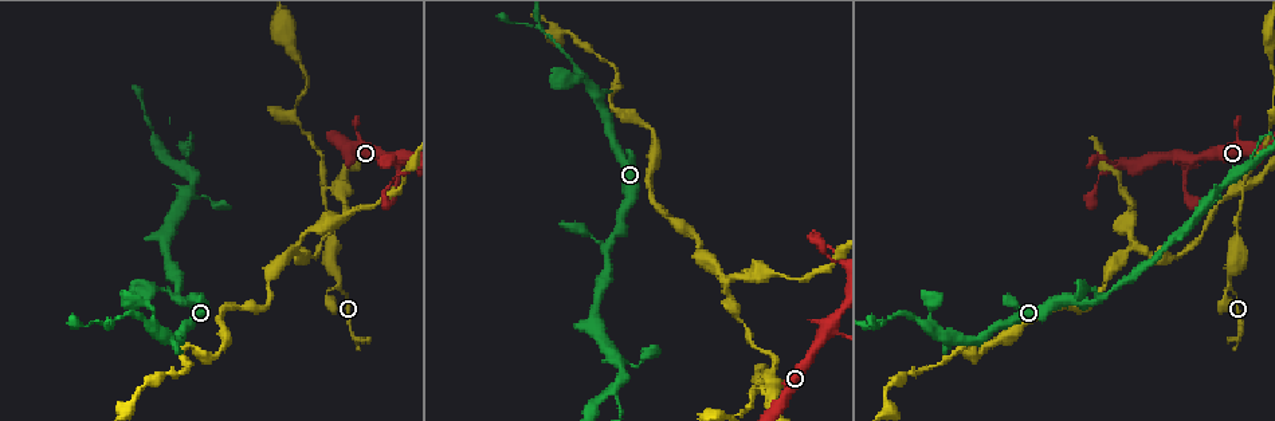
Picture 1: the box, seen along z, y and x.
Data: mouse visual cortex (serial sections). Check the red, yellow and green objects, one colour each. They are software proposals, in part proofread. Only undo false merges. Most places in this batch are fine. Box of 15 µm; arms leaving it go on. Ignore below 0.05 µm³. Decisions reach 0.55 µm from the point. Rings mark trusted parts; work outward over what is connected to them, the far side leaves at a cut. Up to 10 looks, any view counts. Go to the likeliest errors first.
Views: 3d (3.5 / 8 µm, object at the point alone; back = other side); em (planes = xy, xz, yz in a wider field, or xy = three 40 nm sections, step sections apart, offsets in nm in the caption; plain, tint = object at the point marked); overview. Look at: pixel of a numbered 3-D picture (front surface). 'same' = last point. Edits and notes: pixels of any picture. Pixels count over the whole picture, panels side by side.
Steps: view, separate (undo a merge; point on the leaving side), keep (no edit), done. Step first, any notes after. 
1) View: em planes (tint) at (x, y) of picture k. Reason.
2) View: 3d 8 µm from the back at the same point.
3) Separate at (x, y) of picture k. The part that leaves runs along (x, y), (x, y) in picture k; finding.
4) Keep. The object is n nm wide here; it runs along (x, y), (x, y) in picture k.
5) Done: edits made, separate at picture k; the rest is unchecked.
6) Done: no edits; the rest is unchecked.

View: 3d 3.5 µm at (611, 389) of picture 1. Two arms in line, one across.

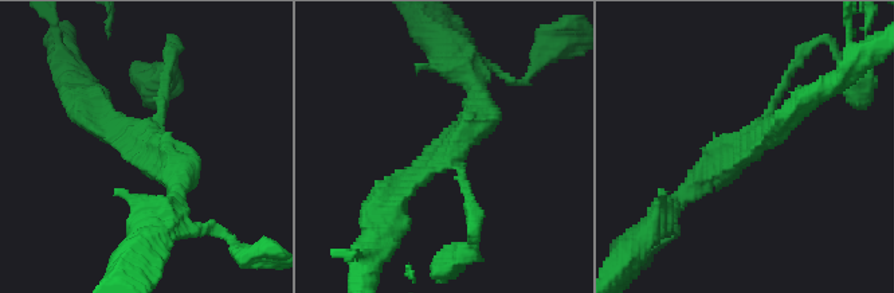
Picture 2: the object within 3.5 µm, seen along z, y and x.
View: em xy step 5 (tint) at (150, 152) of picture 2. 3 arms meet here; the arms are 150, 250, 250 nm wide.

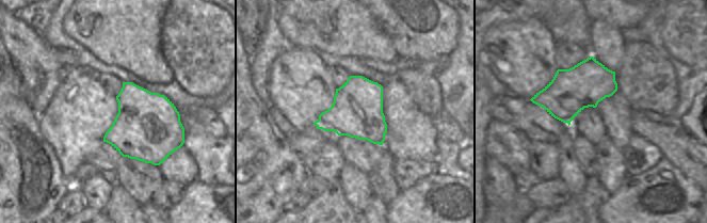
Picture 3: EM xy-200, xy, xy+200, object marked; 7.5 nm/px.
Keep. The object is 380 nm wide here; it runs along (679, 200), (796, 109) in picture 2; one cell here.

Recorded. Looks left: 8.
View: 3d 3.5 µm at (1228, 278) of picture 1.

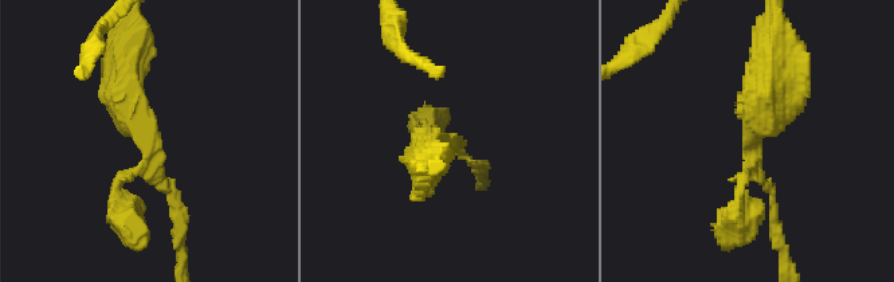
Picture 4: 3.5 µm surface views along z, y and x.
View: em xy step 1 (tint) at (750, 140) of picture 4. 3 arms meet here; the arms are 100, 150, 450 nm wide.

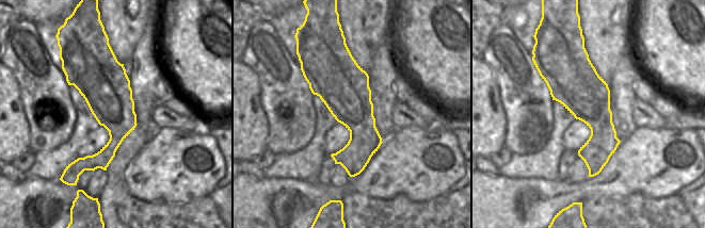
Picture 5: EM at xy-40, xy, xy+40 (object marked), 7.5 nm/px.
Keep. It runs along (179, 218), (129, 116), (125, 58) in picture 4; continuous, no second cell.

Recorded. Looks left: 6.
View: 3d 3.5 µm at (758, 389) of picture 1. Thick turns thin.

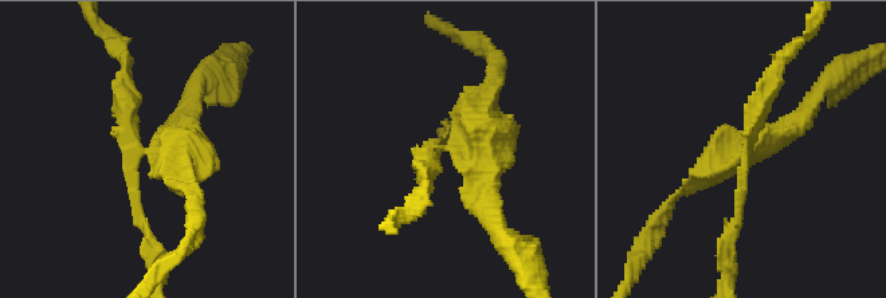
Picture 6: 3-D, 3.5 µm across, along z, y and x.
View: em planes (tint) at (438, 148) of picture 6. 4 arms meet here; the arms are 100, 200, 350, 350 nm wide.

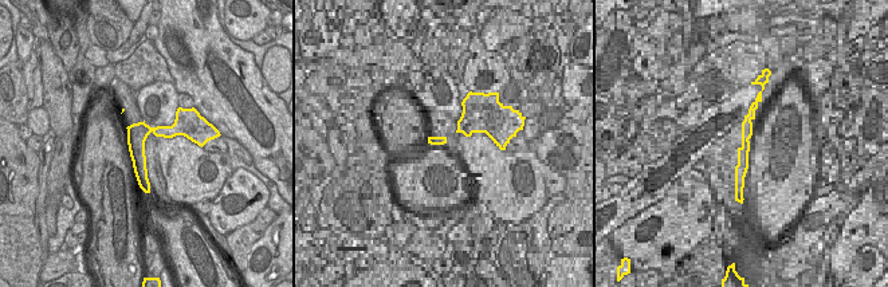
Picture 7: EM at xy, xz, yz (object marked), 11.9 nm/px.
Separate at (173, 146) of picture 6. The part that leaves runs along (148, 153), (181, 153), (193, 215) in picture 6; two cells meet here.

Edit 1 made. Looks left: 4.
View: 3d 3.5 µm at (826, 331) of picture 1. Abrupt turn.

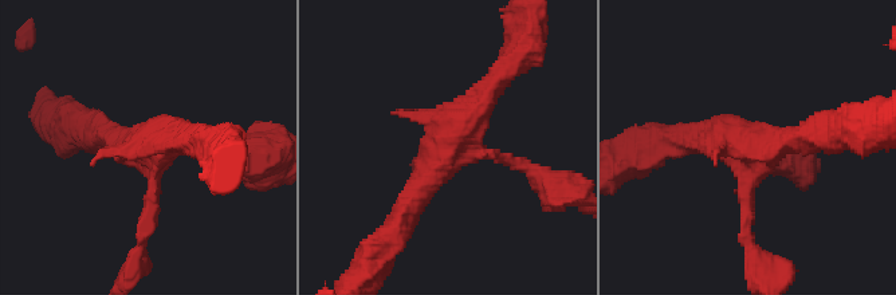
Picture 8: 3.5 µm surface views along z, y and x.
View: em xy step 5 (tint) at (749, 142) of picture 8. Now the EM.

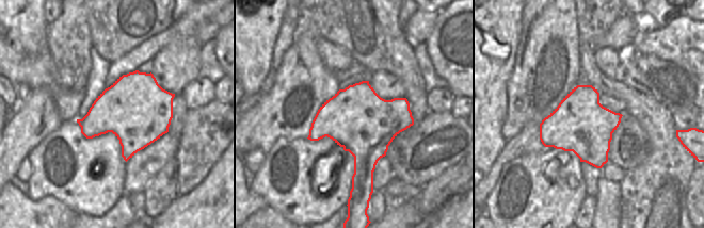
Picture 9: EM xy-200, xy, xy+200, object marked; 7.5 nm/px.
Keep. It runs along (403, 219), (500, 75) in picture 8; all the same cell.

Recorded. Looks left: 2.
Done: edits made, separate at picture 6; the rest is unchecked.

